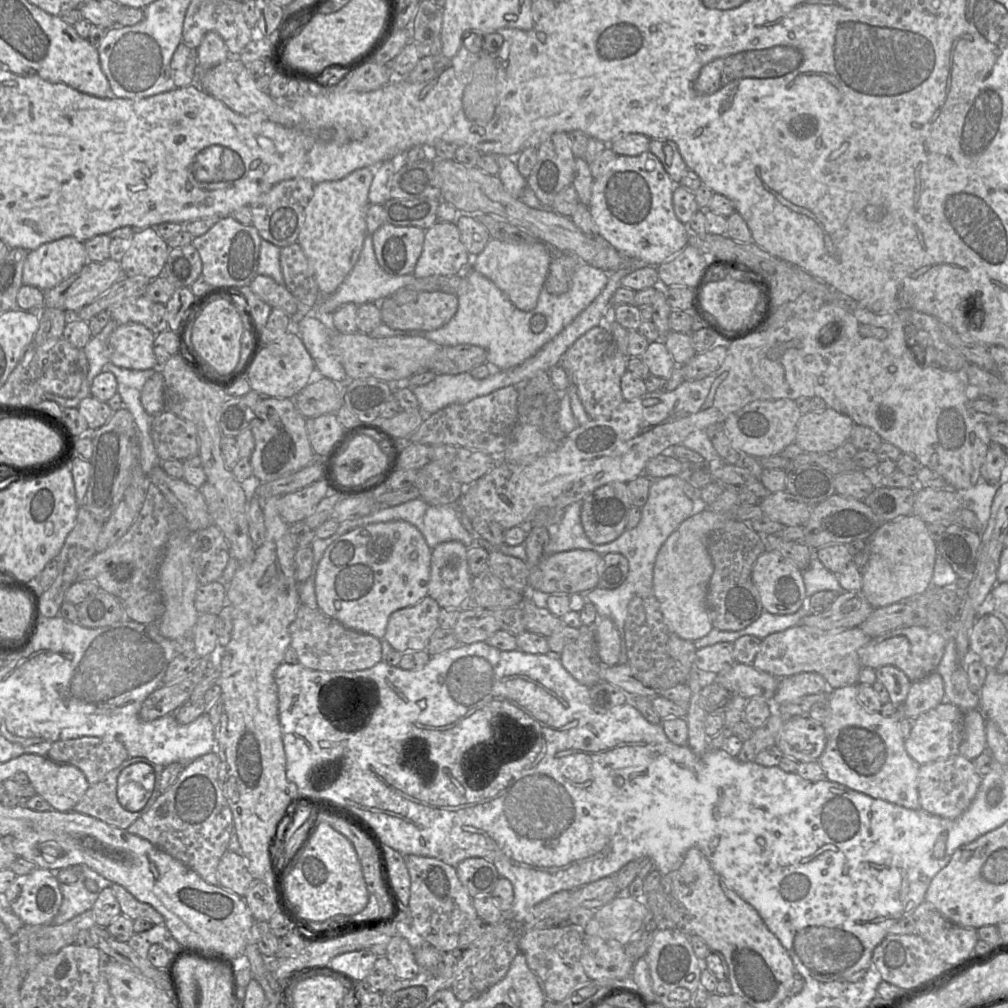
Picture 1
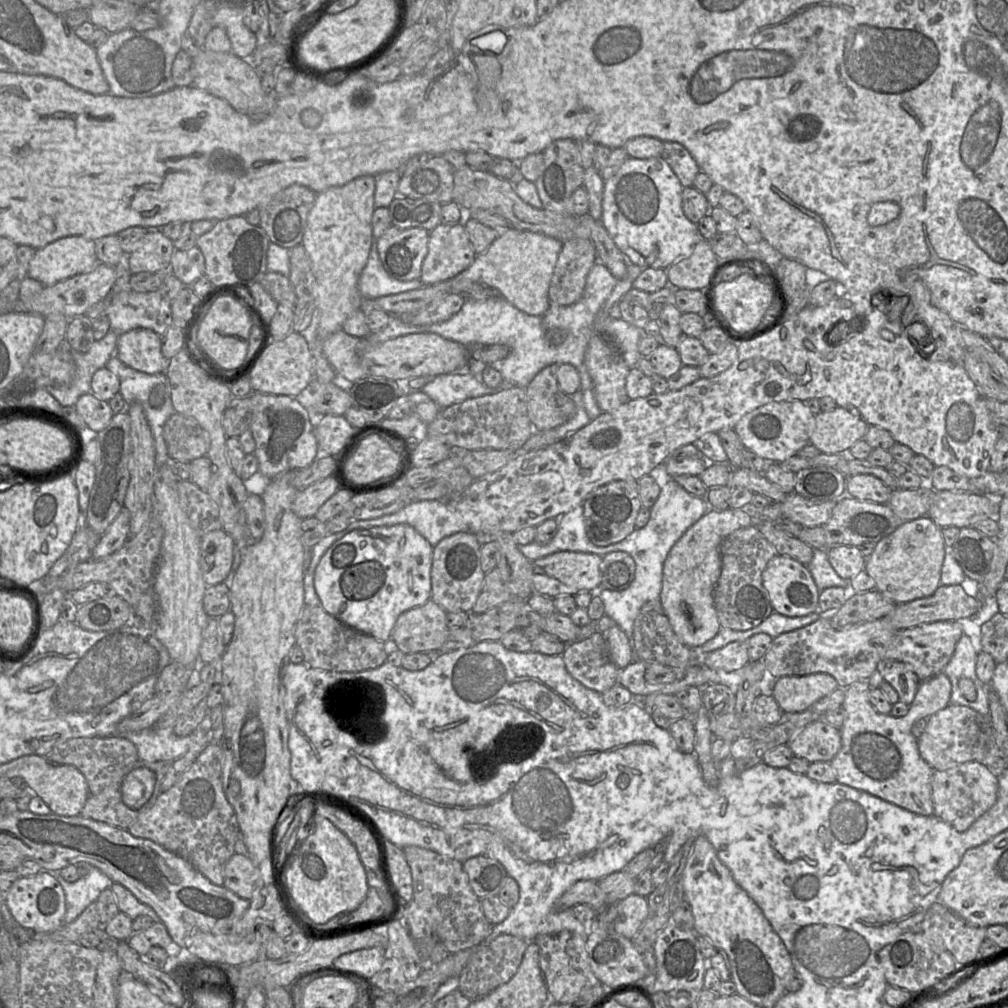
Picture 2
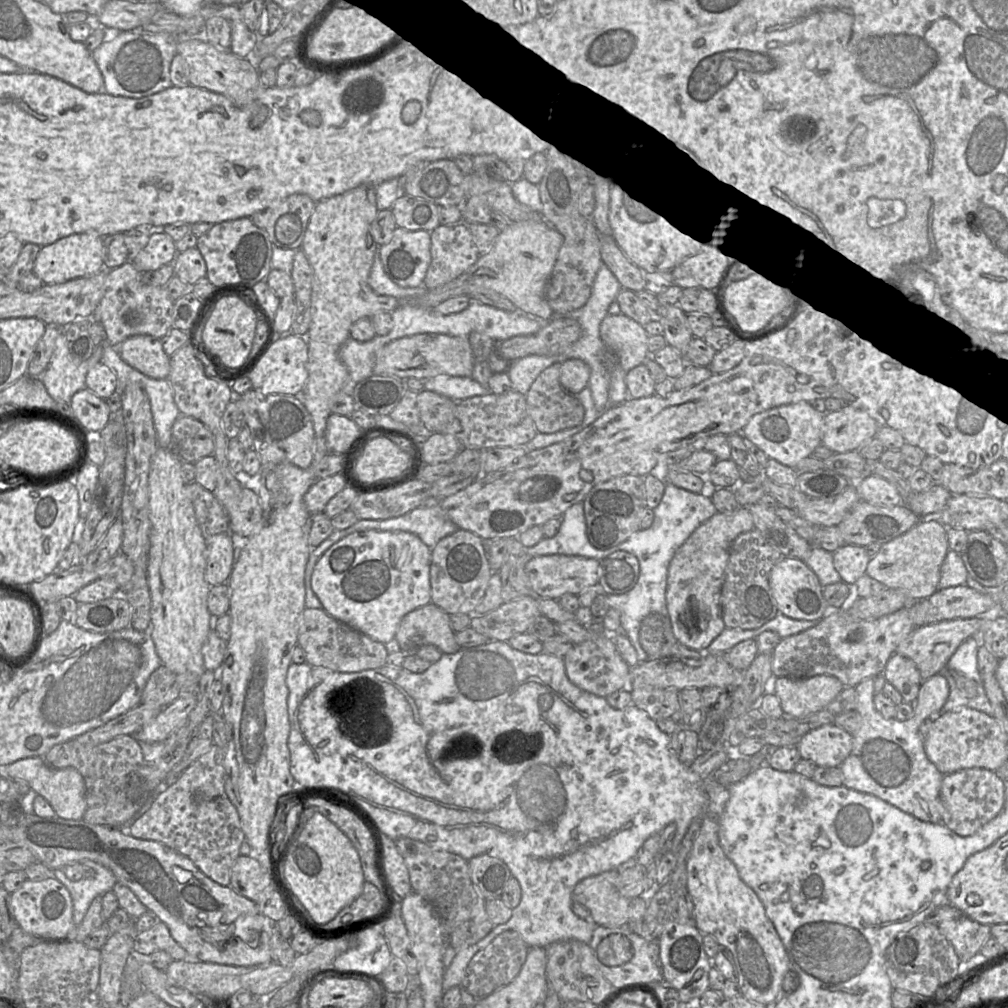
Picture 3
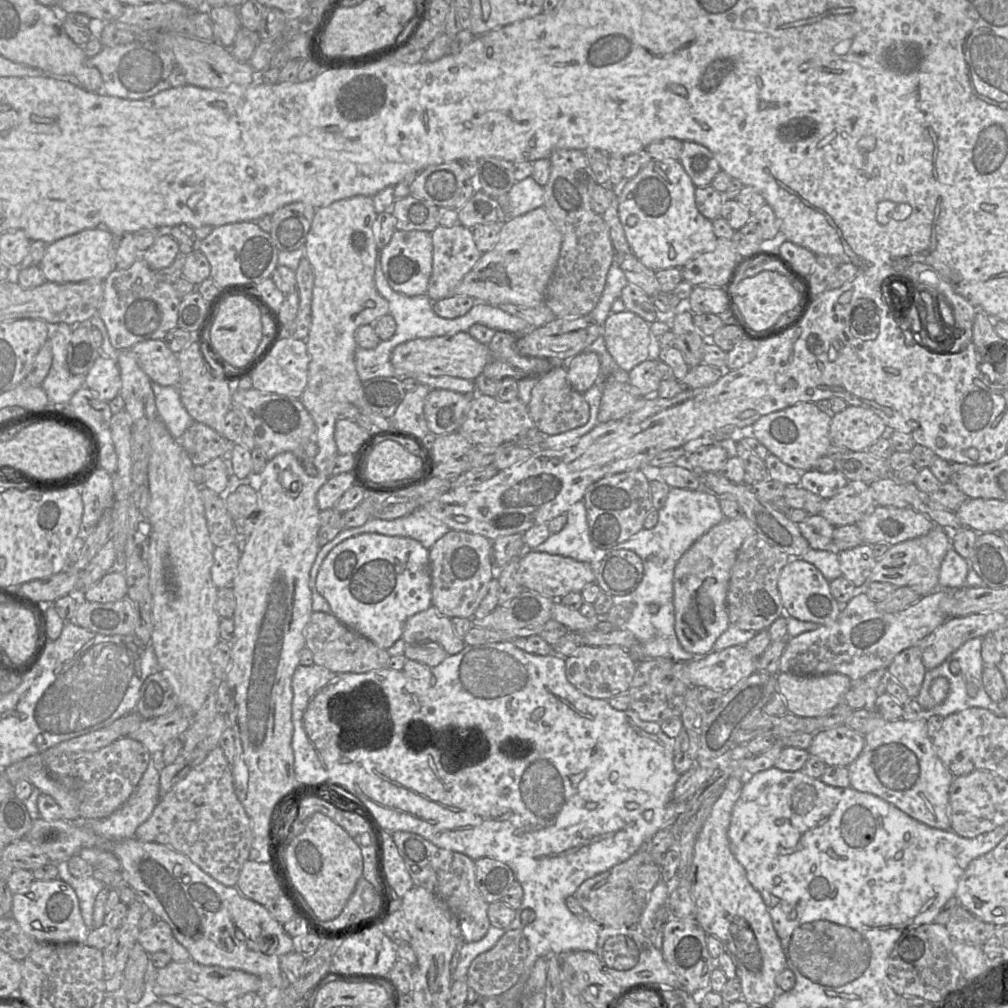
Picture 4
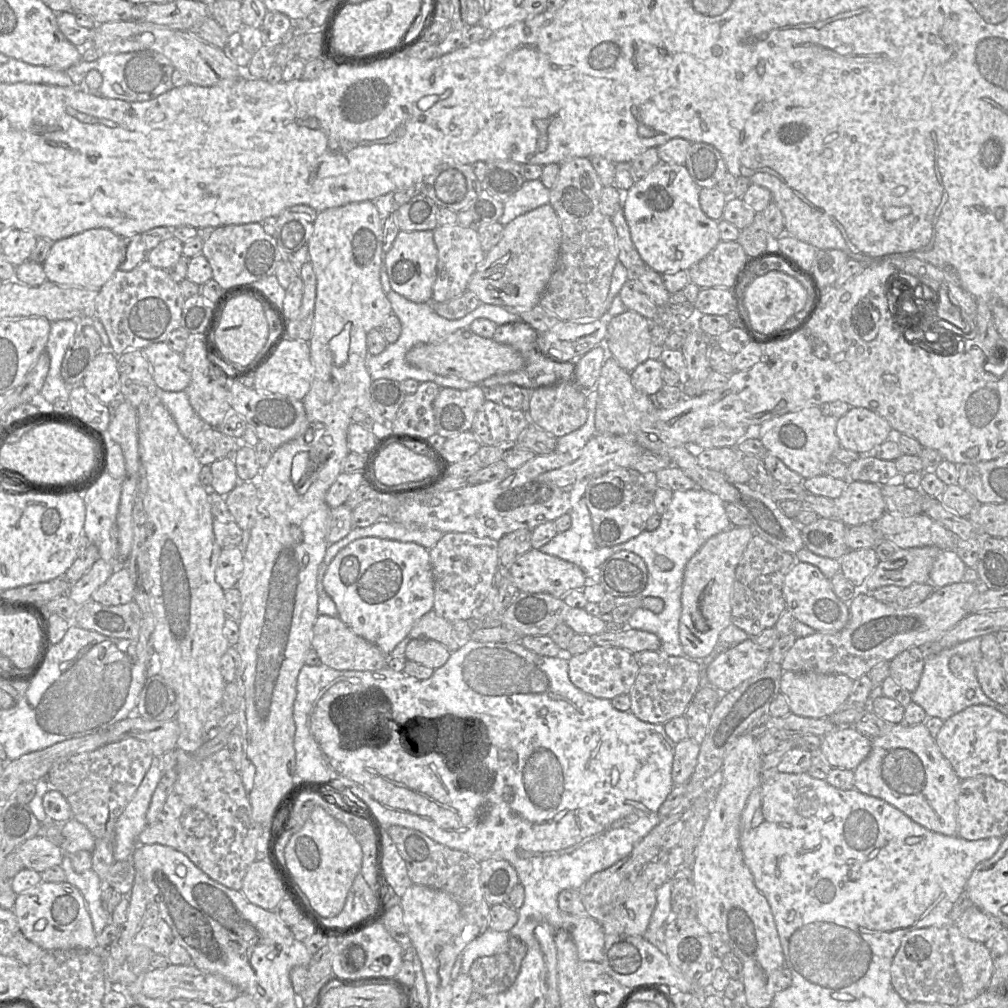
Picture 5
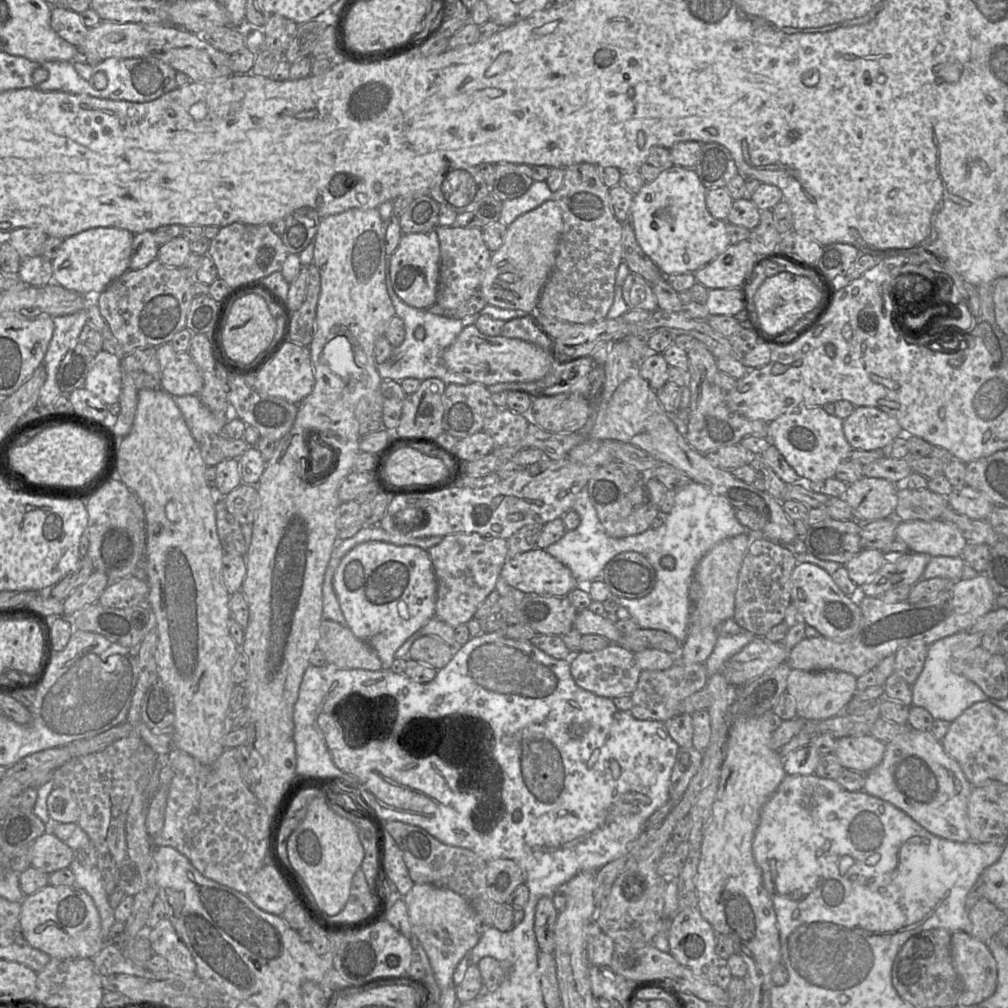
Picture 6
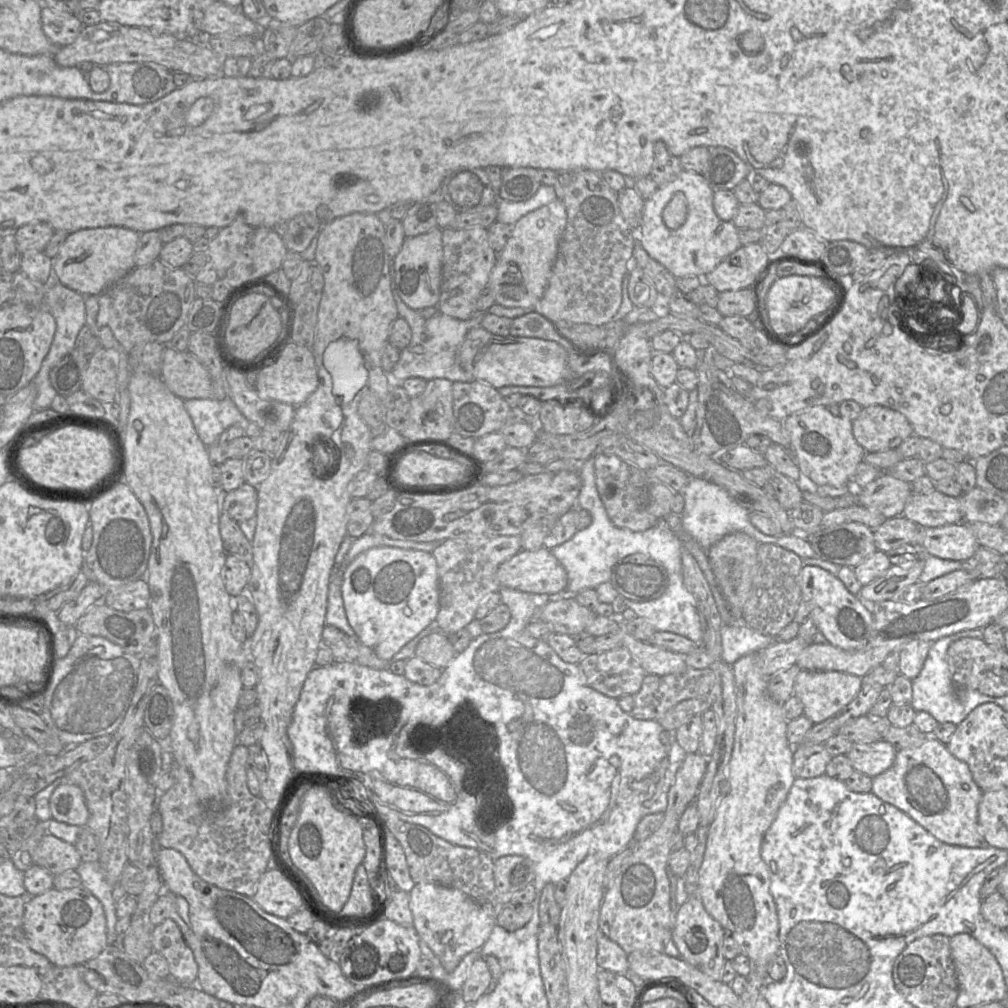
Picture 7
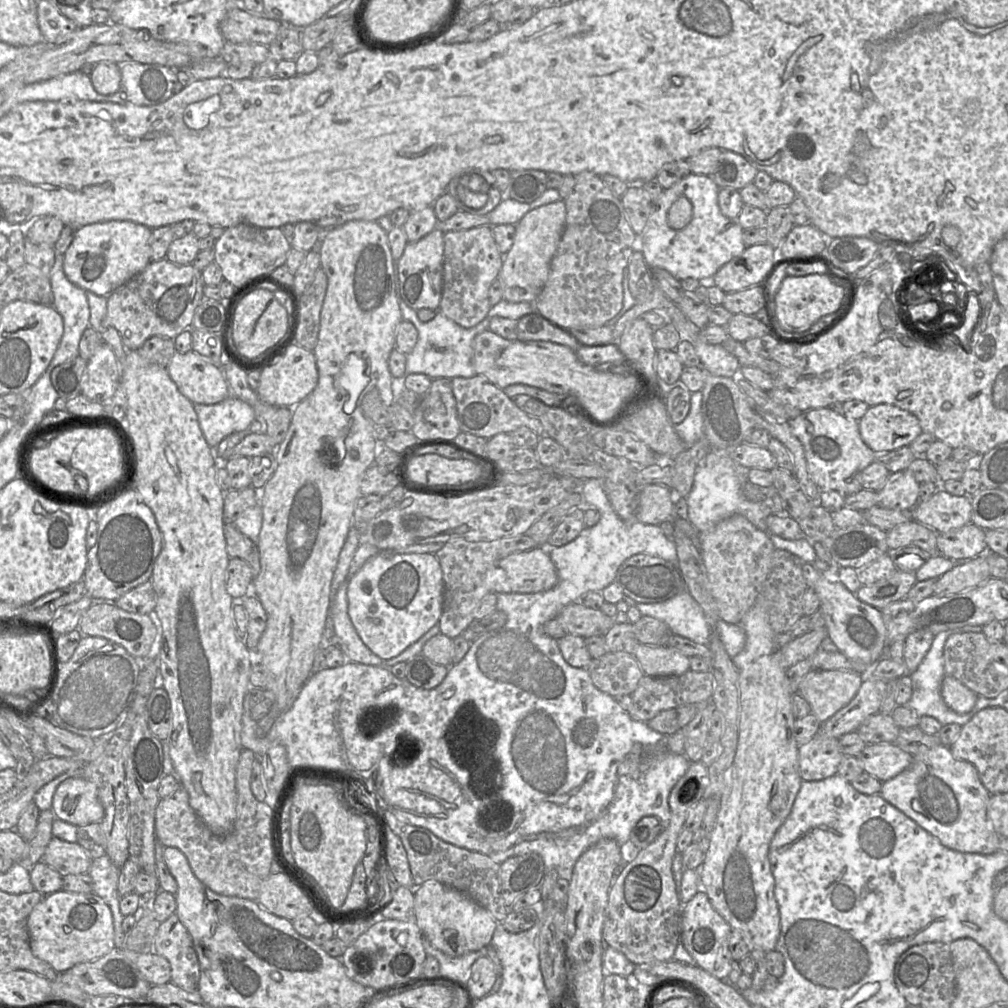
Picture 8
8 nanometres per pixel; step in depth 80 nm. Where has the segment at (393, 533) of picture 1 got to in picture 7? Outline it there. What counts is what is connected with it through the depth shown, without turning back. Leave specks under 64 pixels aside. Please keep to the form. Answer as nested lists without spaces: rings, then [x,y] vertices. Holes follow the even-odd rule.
[[[380,546],[358,555],[347,567],[342,596],[358,640],[389,663],[406,644],[435,623],[439,612],[438,567],[432,553]]]

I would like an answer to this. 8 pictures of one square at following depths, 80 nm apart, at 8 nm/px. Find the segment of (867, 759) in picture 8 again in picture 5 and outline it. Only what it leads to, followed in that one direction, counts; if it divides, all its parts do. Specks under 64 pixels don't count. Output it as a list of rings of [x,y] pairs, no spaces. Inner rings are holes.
[[[842,726],[822,737],[819,752],[832,768],[854,770],[866,759],[871,748],[871,739],[853,726]]]

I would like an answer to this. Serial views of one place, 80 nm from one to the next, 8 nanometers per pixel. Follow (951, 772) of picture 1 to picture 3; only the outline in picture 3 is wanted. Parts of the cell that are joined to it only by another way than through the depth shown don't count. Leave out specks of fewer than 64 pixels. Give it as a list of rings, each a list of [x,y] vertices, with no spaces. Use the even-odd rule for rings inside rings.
[[[969,768],[945,774],[940,800],[943,807],[941,822],[960,836],[971,836],[1002,811],[1005,802],[1005,781],[995,771],[985,768]]]

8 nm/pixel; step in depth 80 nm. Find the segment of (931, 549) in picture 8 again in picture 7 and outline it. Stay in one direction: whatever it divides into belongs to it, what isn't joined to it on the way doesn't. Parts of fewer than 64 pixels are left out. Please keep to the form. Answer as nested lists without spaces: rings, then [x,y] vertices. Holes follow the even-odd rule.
[[[903,515],[887,519],[874,529],[877,550],[888,552],[904,544],[918,545],[921,549],[923,527]]]

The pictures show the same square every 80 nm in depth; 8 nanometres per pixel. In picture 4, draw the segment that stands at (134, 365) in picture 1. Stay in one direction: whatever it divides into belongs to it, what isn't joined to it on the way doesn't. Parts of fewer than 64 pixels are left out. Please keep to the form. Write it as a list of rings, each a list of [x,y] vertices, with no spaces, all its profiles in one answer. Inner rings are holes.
[[[164,340],[140,342],[131,350],[152,382],[161,386],[177,386],[180,380],[178,357]]]

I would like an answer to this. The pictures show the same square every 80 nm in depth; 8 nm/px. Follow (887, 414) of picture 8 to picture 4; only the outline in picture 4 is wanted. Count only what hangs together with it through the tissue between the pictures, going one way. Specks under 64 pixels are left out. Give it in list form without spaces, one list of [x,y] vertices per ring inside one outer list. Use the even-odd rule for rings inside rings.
[[[847,406],[831,417],[829,438],[833,446],[861,452],[883,437],[888,428],[873,411],[861,406]]]

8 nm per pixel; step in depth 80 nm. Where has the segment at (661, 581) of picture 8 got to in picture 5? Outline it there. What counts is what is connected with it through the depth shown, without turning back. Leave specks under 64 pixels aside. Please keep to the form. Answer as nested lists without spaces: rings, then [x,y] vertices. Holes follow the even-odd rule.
[[[621,550],[607,558],[589,581],[597,581],[614,597],[634,597],[646,587],[648,569],[637,554]]]

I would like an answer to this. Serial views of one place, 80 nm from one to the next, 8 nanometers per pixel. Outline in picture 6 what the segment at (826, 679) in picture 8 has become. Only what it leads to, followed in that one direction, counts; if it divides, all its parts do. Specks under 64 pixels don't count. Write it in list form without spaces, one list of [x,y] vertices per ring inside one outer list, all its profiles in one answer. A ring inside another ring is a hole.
[[[792,669],[787,678],[786,693],[796,701],[797,717],[820,721],[841,714],[857,693],[857,677],[842,671],[803,671]]]

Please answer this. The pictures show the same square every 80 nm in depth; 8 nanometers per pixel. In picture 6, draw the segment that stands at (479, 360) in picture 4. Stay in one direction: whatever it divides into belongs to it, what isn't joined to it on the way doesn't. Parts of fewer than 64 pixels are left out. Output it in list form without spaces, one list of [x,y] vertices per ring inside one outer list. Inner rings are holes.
[[[475,325],[465,327],[442,354],[442,363],[448,370],[485,386],[537,381],[548,373],[553,360],[551,352],[532,343],[516,338],[487,336]]]

